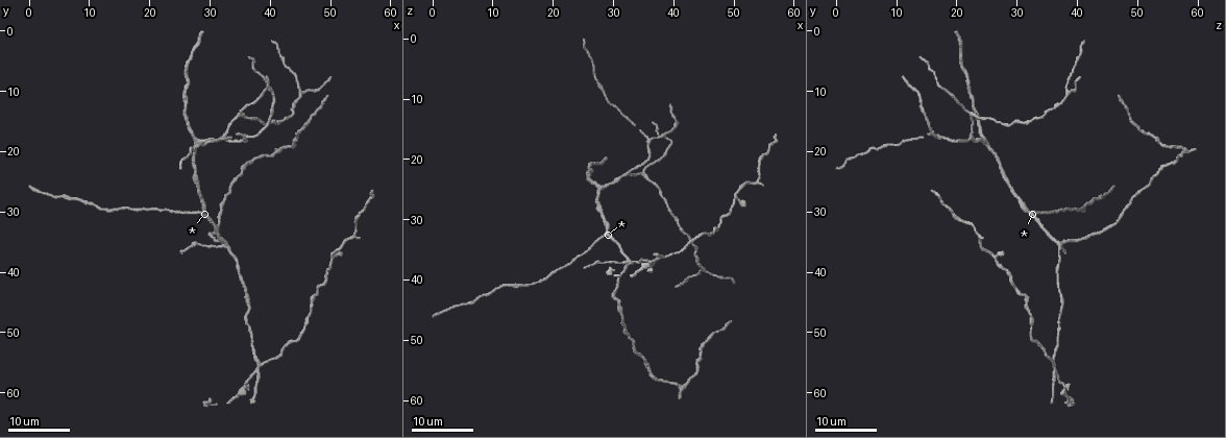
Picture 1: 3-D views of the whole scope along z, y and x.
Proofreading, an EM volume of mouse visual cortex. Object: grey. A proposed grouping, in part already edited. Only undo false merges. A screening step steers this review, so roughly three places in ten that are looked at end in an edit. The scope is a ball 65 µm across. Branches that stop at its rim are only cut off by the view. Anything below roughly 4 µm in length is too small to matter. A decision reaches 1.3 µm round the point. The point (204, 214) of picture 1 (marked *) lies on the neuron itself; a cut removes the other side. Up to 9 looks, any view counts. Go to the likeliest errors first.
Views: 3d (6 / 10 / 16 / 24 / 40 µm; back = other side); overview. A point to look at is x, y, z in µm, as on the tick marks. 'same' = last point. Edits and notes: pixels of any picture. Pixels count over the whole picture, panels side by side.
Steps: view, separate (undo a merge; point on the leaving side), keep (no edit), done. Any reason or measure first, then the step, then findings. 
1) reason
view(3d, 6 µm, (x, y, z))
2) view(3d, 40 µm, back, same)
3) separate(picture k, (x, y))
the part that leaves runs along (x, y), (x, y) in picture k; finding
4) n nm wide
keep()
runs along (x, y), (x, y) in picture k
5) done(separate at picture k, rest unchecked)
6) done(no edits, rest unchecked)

arms part here
view(3d, 16 µm, (28.0, 18.0, 25.0))

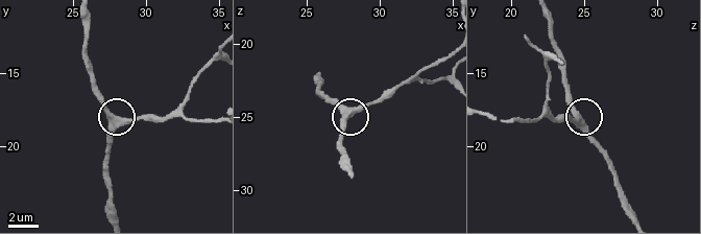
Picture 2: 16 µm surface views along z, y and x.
view(3d, 6 µm, (28.0, 18.2, 24.4))

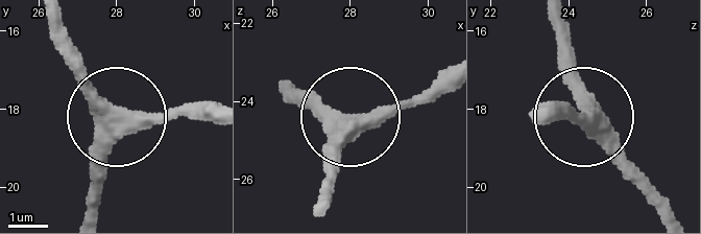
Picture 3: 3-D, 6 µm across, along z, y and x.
410 nm wide
keep()
continuous, no second neuron

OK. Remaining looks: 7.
four arms meet
view(3d, 24 µm, (32.5, 35.0, 37.0))

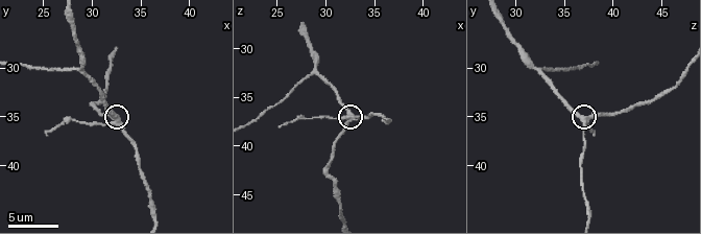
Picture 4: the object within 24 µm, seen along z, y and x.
closer look
view(3d, 6 µm, (32.4, 35.4, 37.6))

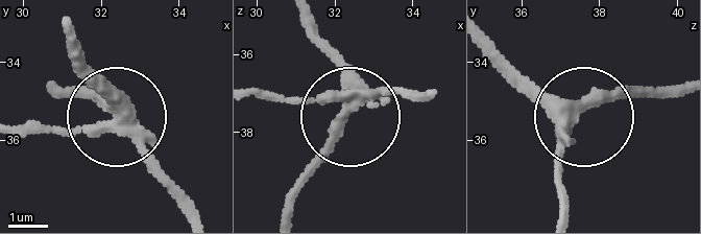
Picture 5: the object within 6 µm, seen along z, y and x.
side arm 52 µm
separate(picture 5, (68, 136))
the part that leaves runs along (127, 129), (21, 129) in picture 5; a second neuron is stuck on

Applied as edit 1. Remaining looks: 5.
branch point
view(3d, 24 µm, (38.5, 55.5, 36.0))

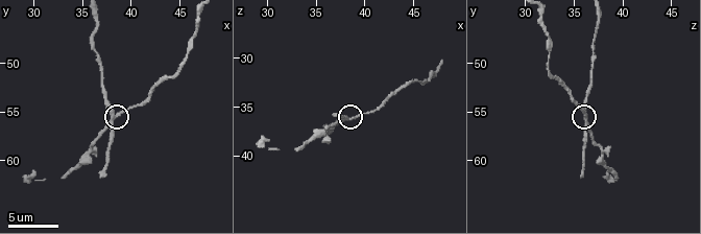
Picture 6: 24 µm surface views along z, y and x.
view(3d, 6 µm, (38.6, 55.0, 36.2))

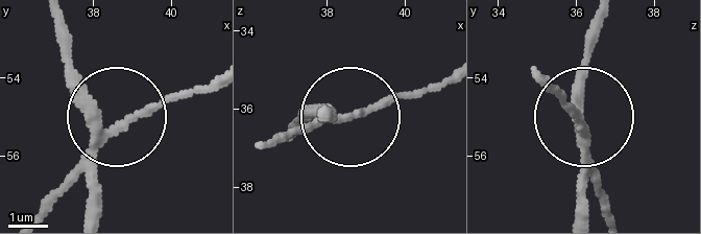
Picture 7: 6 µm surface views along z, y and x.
3 arms
separate(picture 7, (62, 195))
the part that leaves runs along (584, 149), (545, 73) in picture 7; two neurons meet here

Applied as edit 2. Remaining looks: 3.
see it whole again
view(overview)

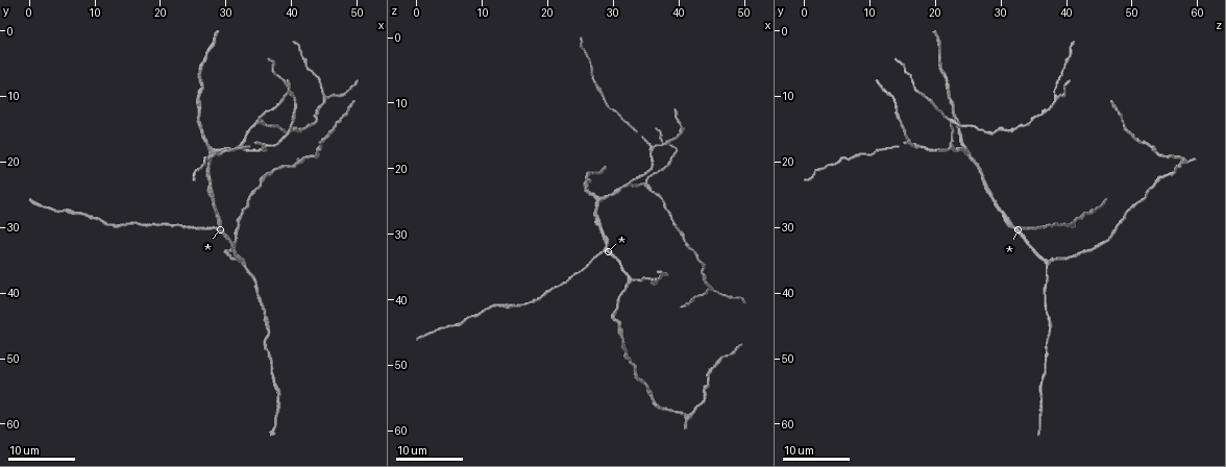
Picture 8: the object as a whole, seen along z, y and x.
three-way junction
view(3d, 16 µm, (45.0, 10.0, 38.5))

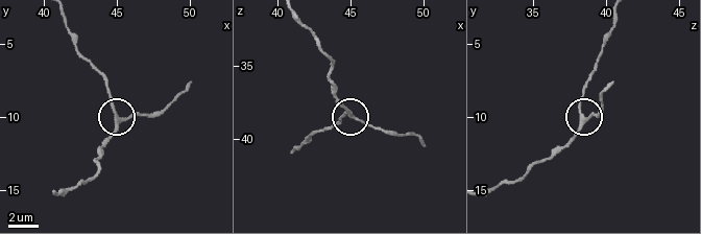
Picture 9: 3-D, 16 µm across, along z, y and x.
view(3d, 10 µm, (45.2, 10.2, 38.6))

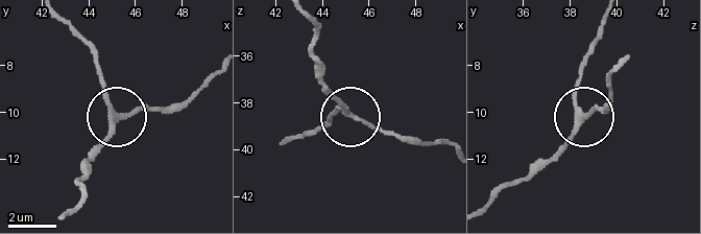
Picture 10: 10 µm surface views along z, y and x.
keep()
runs along (486, 205), (534, 174), (586, 111), (610, 109) in picture 10; one neuron here

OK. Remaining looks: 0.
done(separate at picture 5, separate at picture 7, rest unchecked)

